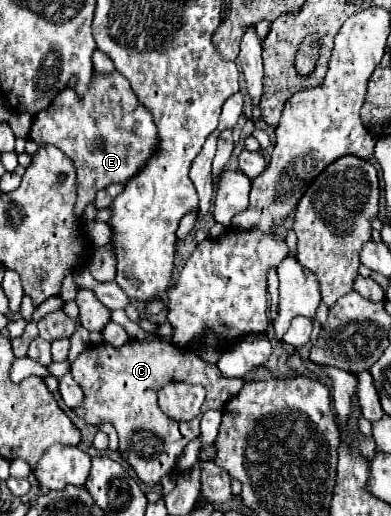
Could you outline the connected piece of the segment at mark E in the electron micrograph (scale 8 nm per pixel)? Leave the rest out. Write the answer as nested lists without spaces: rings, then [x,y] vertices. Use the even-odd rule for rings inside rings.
[[[117,71],[111,75],[95,73],[87,97],[77,97],[71,85],[63,89],[49,109],[35,115],[31,139],[39,145],[51,143],[59,147],[75,161],[79,181],[75,213],[79,219],[83,209],[95,199],[95,191],[111,183],[129,181],[151,159],[149,153],[159,149],[151,113],[137,101],[127,79]]]

